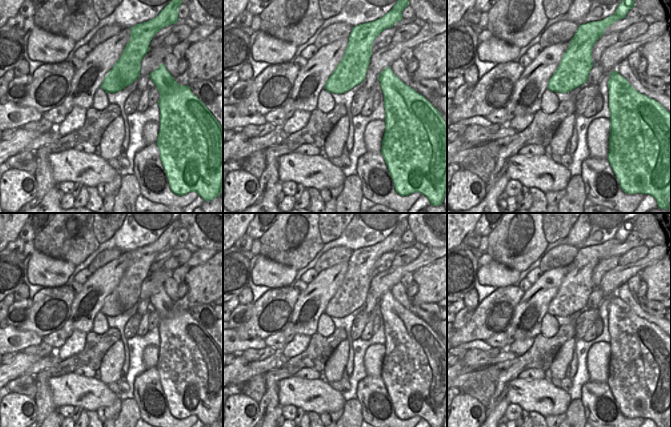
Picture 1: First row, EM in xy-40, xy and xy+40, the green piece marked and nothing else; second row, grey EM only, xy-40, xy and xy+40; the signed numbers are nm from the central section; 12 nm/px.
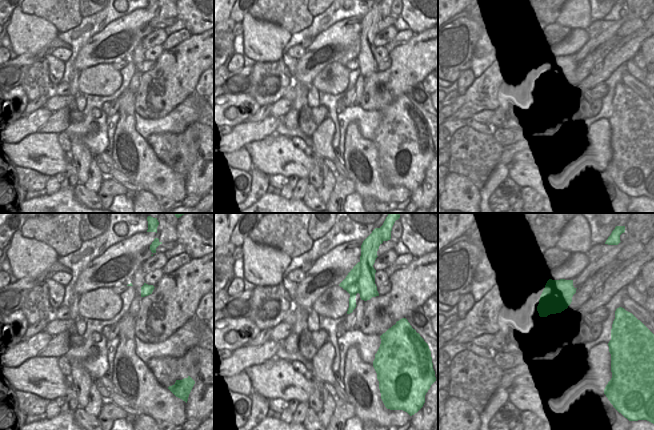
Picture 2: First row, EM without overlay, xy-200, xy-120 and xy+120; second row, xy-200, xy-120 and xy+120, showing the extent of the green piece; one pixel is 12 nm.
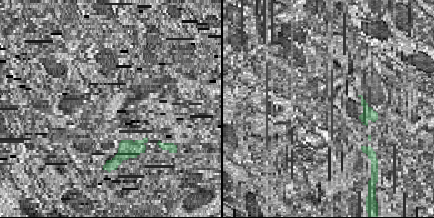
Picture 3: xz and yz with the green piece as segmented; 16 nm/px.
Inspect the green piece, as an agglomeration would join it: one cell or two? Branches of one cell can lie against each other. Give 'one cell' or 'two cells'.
two cells

